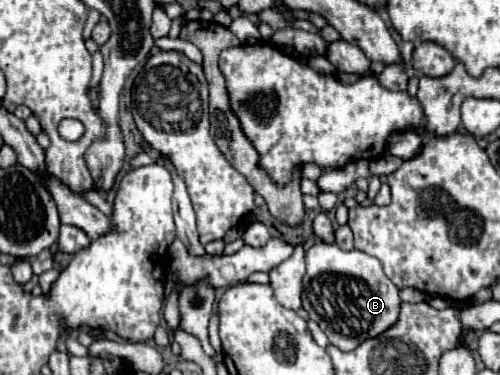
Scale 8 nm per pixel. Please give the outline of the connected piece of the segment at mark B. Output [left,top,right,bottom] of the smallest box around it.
[303,242,399,350]

